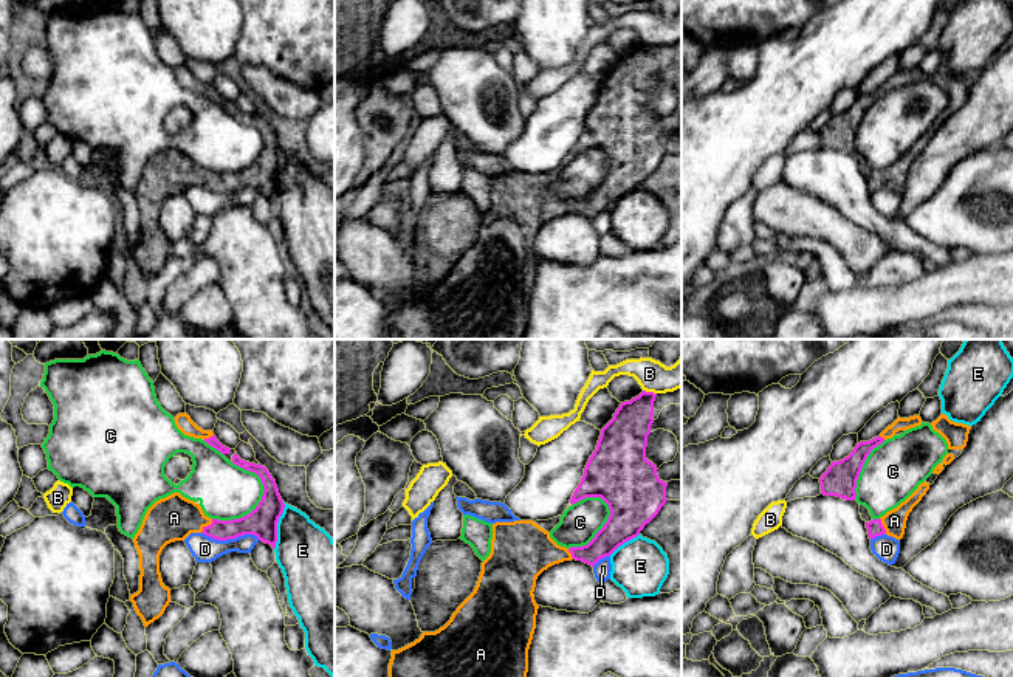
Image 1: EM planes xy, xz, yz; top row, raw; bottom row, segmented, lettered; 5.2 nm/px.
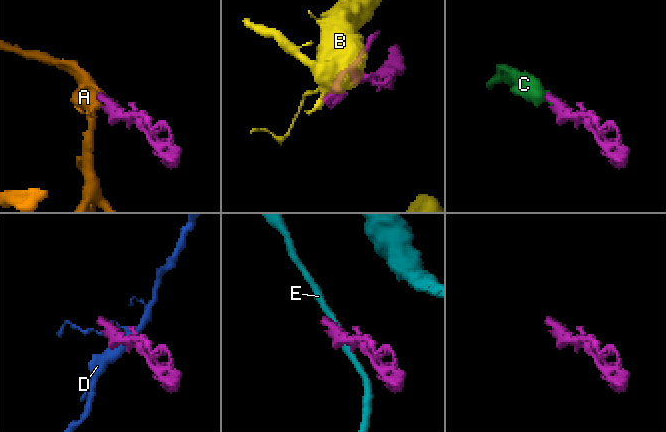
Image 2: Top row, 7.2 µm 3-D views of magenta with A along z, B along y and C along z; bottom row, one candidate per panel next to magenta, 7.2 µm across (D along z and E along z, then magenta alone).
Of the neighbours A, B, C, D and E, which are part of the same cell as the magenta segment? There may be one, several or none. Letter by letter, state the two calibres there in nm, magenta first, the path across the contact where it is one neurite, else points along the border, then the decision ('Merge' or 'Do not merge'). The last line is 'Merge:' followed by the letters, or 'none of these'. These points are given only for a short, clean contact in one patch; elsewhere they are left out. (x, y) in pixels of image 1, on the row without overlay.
A: Thickness 120 nm (magenta) against 240 nm. Merge
B: Thickness 220 nm (magenta) against 160 nm. Boundary: xz (643, 42), (655, 47). Do not merge
C: Thickness 160 nm (magenta) against 300 nm. Do not merge
D: Thickness 160 nm (magenta) against 140 nm. Boundary: xy (202, 185), (217, 192), (243, 188), (254, 188), (259, 192). Do not merge
E: Thickness 160 nm (magenta) against 300 nm. Boundary: xy (284, 155), (284, 164), (276, 178), (274, 202). Do not merge
Merge: A

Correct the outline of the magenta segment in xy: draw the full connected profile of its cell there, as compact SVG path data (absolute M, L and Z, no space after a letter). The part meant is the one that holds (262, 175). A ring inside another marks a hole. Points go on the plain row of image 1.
M237 107L232 108L232 116L256 125L263 136L262 153L249 167L232 174L211 172L200 156L180 146L156 153L147 163L133 191L139 208L139 243L130 248L146 280L158 273L170 256L170 242L163 237L160 226L160 208L167 197L184 194L191 186L203 186L217 194L254 187L276 201L277 175L285 161L276 133L265 119L245 115Z

